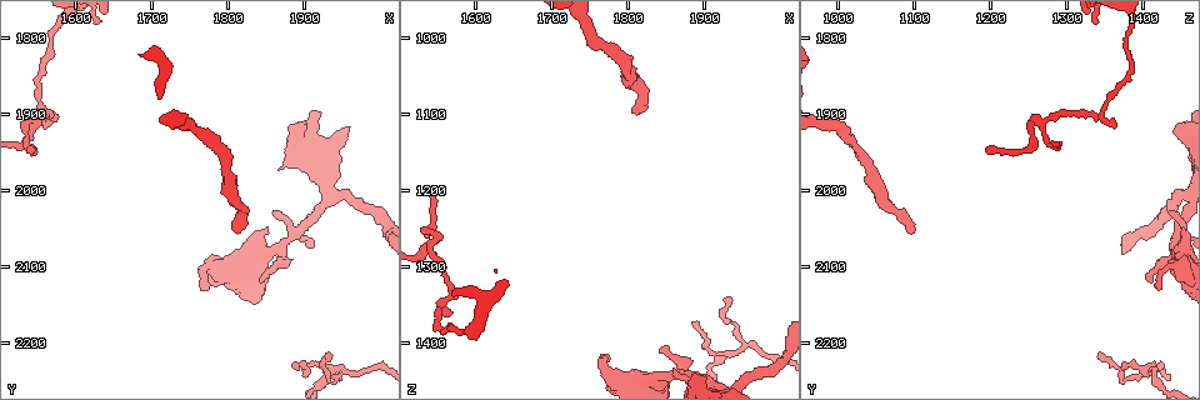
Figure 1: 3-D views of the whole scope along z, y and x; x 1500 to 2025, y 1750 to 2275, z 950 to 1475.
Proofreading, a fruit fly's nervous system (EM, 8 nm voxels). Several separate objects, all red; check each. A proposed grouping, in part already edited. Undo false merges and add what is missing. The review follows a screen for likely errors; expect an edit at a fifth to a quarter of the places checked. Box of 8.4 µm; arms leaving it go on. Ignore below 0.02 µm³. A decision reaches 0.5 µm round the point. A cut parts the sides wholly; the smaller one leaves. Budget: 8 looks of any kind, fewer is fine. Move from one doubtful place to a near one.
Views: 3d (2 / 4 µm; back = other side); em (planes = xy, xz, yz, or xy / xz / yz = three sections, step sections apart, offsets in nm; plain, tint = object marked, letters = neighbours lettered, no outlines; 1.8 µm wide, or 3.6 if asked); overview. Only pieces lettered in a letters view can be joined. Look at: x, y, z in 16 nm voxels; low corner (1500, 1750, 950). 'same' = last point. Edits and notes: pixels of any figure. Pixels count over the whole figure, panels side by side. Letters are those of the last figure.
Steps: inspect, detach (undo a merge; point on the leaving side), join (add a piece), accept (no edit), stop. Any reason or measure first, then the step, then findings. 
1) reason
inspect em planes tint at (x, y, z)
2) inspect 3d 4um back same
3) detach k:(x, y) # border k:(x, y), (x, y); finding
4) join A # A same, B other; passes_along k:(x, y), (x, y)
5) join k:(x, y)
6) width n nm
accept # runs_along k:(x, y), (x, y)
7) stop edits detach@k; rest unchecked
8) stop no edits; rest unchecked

a fork
inspect em planes letters at (1540, 1905, 1275)

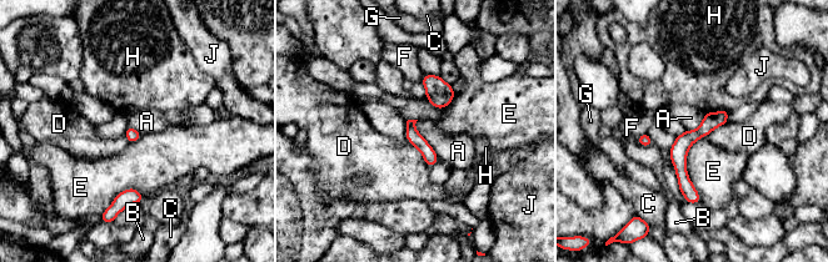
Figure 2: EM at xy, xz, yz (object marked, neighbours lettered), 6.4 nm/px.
accept # A other, B other, C other, D other, E other, F other, G other, H other, J other; border 2:(417, 120), (417, 131), (440, 160); all the same neuron

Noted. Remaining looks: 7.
branch stops here
inspect em planes letters at (1760, 2125, 1420)

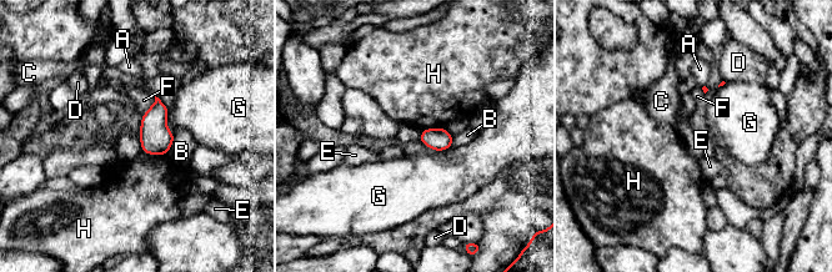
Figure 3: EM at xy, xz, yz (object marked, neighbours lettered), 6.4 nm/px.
accept # A other, B other, C other, D other, E other, F other, G other, H other; border 3:(141, 150), (149, 154), (166, 155); no lettered piece goes on from it

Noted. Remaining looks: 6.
long arm stops here
inspect 3d 4um at (1815, 2055, 1095)

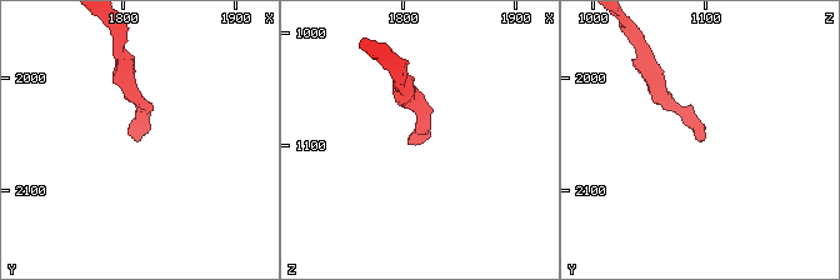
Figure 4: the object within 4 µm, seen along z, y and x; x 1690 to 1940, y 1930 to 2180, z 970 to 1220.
need the tissue
inspect em xy step 4 tint at (1812, 2056, 1098)

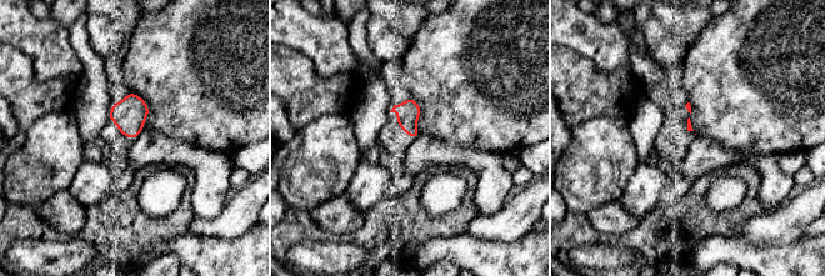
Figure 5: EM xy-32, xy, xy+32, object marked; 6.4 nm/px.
another direction
inspect em yz step 4 letters same

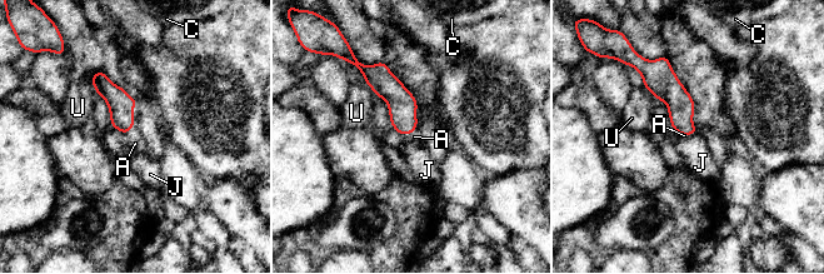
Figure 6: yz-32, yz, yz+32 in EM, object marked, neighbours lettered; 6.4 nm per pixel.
join 6:(135, 143) # A same, C other, J other, U other; the neuron continues

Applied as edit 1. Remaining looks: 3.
stop edits join@6; rest unchecked

